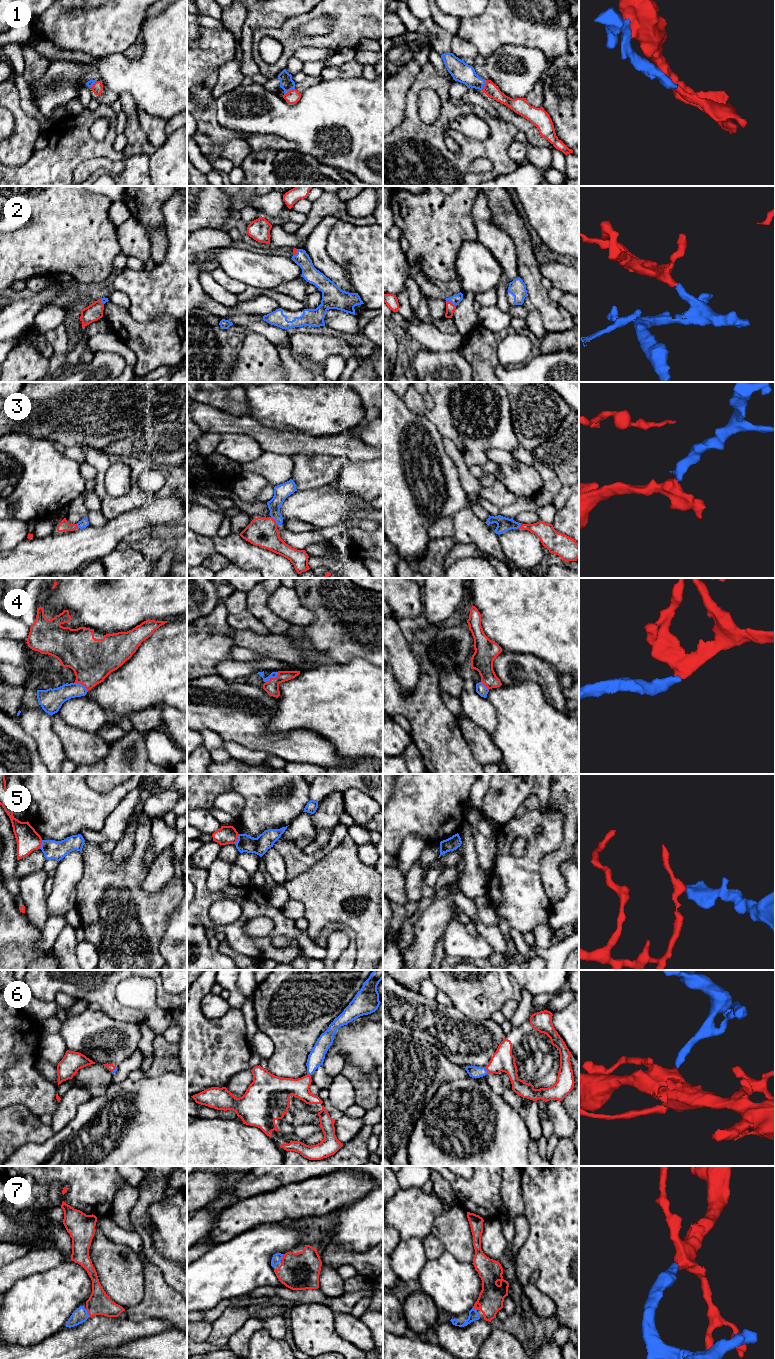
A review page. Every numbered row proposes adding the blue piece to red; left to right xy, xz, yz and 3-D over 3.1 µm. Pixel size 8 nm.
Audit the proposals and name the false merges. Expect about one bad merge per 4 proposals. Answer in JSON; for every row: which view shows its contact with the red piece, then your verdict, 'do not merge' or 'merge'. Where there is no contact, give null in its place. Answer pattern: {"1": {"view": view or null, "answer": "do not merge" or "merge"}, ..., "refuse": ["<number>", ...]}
{"1": {"view": "xz", "answer": "merge"}, "2": {"view": "yz", "answer": "merge"}, "3": {"view": "xz", "answer": "merge"}, "4": {"view": "xz", "answer": "merge"}, "5": {"view": "xz", "answer": "do not merge"}, "6": {"view": "yz", "answer": "merge"}, "7": {"view": "xy", "answer": "merge"}, "refuse": ["5"]}

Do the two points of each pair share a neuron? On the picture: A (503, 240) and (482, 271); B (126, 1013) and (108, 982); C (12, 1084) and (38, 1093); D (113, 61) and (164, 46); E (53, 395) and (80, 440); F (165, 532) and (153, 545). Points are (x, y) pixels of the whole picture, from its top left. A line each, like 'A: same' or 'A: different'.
A: different
B: same
C: same
D: same
E: same
F: different

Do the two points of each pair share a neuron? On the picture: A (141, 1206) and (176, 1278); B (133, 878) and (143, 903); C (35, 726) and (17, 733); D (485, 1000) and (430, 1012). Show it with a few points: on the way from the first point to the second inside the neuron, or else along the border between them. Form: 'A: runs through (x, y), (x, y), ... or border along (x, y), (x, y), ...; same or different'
A: runs through (139, 1224), (146, 1236), (148, 1249), (159, 1260); same
B: runs through (133, 884), (133, 893), (137, 897); same
C: border along (17, 718), (21, 728), (35, 741), (37, 750); different
D: border along (454, 1006), (468, 1016), (476, 1018); different

